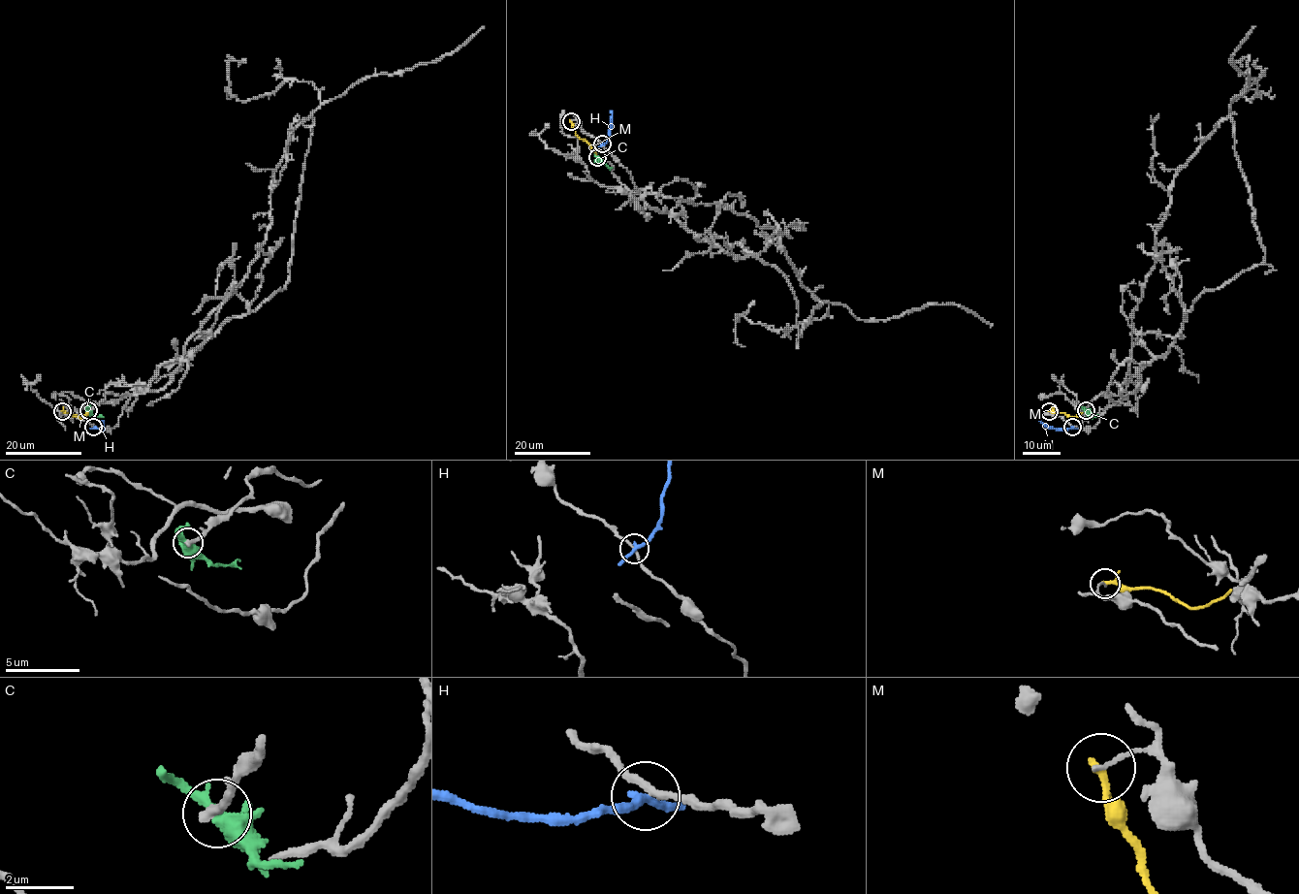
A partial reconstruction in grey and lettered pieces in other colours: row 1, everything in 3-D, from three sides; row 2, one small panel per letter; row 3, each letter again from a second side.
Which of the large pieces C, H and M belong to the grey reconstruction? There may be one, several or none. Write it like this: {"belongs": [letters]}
{"belongs": ["M"]}

